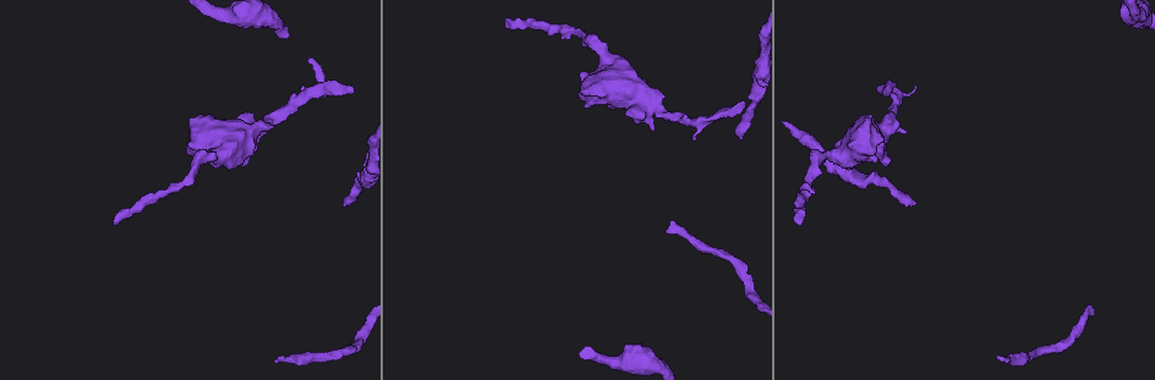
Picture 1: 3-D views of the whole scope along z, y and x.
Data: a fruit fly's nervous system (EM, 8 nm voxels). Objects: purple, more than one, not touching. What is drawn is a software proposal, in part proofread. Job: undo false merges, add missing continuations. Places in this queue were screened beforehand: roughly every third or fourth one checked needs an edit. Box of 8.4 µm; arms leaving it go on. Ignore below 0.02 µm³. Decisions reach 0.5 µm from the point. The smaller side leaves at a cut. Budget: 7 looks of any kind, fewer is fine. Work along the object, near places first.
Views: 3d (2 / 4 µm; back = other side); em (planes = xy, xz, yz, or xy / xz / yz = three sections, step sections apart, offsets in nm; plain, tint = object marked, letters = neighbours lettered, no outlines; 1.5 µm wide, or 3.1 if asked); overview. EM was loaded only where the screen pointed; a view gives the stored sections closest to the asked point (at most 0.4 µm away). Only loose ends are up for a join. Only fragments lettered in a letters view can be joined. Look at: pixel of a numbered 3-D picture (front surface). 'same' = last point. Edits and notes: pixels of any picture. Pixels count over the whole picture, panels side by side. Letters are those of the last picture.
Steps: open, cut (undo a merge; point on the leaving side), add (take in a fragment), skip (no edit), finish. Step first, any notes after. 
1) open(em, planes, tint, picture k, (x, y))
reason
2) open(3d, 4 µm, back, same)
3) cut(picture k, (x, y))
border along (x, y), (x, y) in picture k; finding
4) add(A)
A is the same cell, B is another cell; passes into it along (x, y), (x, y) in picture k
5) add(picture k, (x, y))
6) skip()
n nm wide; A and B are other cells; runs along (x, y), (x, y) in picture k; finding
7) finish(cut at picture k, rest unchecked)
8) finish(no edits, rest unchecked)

open(3d, 2 µm, picture 1, (354, 92))
long arm stops here

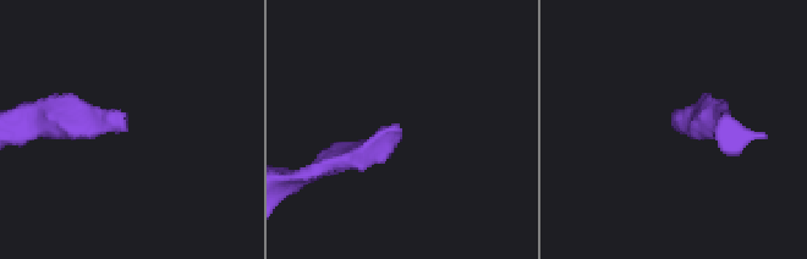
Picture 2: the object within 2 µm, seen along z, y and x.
open(em, planes, tint, picture 2, (683, 128))
now the EM

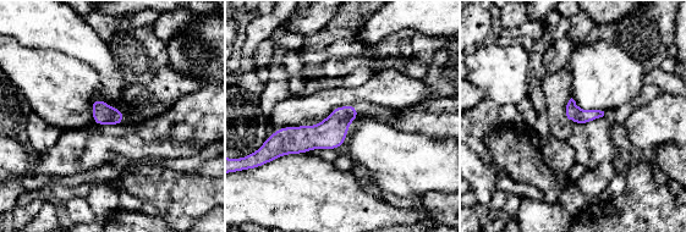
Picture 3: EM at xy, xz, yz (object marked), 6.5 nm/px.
open(em, planes, letters, same)
what lies round it

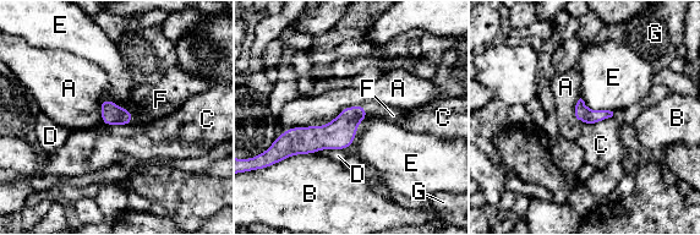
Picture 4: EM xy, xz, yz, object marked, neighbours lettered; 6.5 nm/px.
add(F)
100 nm wide; A touches over 550 nm; F is the same cell, A, B, C, D, E and G are other cells; the neuron continues

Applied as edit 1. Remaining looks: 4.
open(overview)
redraw

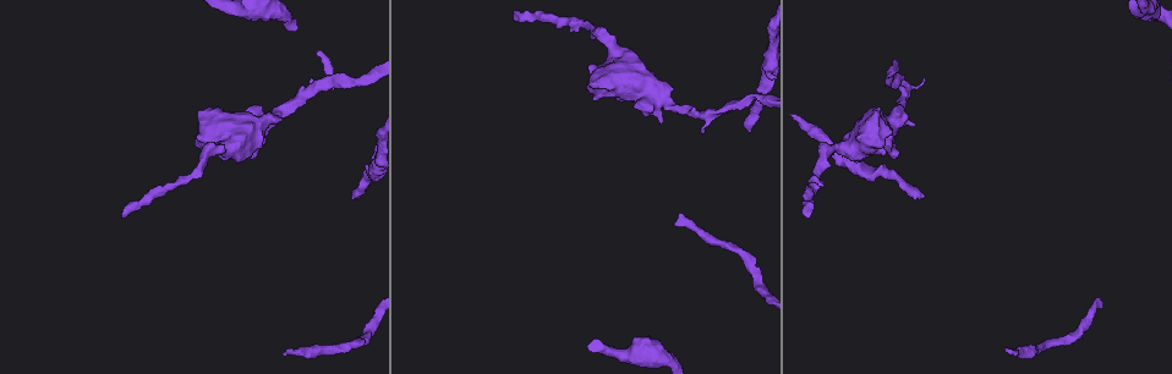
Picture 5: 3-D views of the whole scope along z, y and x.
open(em, xz, step 8, letters, picture 5, (124, 217))

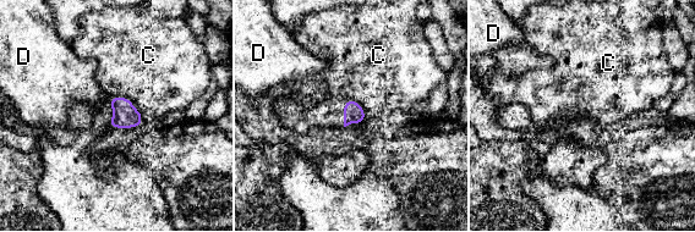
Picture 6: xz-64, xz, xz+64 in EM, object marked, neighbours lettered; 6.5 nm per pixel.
skip()
C touches over 240 nm; C and D are other cells; border along (111, 95), (126, 97), (143, 112) in picture 6; none of them fits

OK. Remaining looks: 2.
open(em, yz, step 4, letters, picture 5, (287, 349))
tapers out

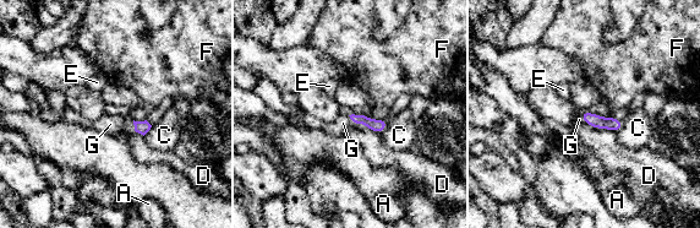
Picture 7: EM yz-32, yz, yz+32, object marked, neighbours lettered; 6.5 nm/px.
open(em, planes, letters, same)
another direction

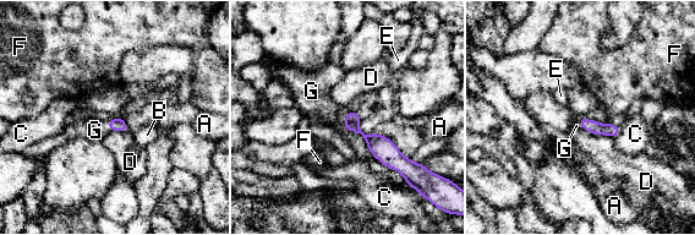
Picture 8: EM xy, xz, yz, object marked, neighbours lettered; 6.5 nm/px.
add(G)
G is the same cell, A, B, C, D, E and F are other cells; passes into it along (118, 124), (108, 126), (94, 130) in picture 8; it goes on there

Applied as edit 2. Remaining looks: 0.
finish(add at picture 4, add at picture 8, rest unchecked)

